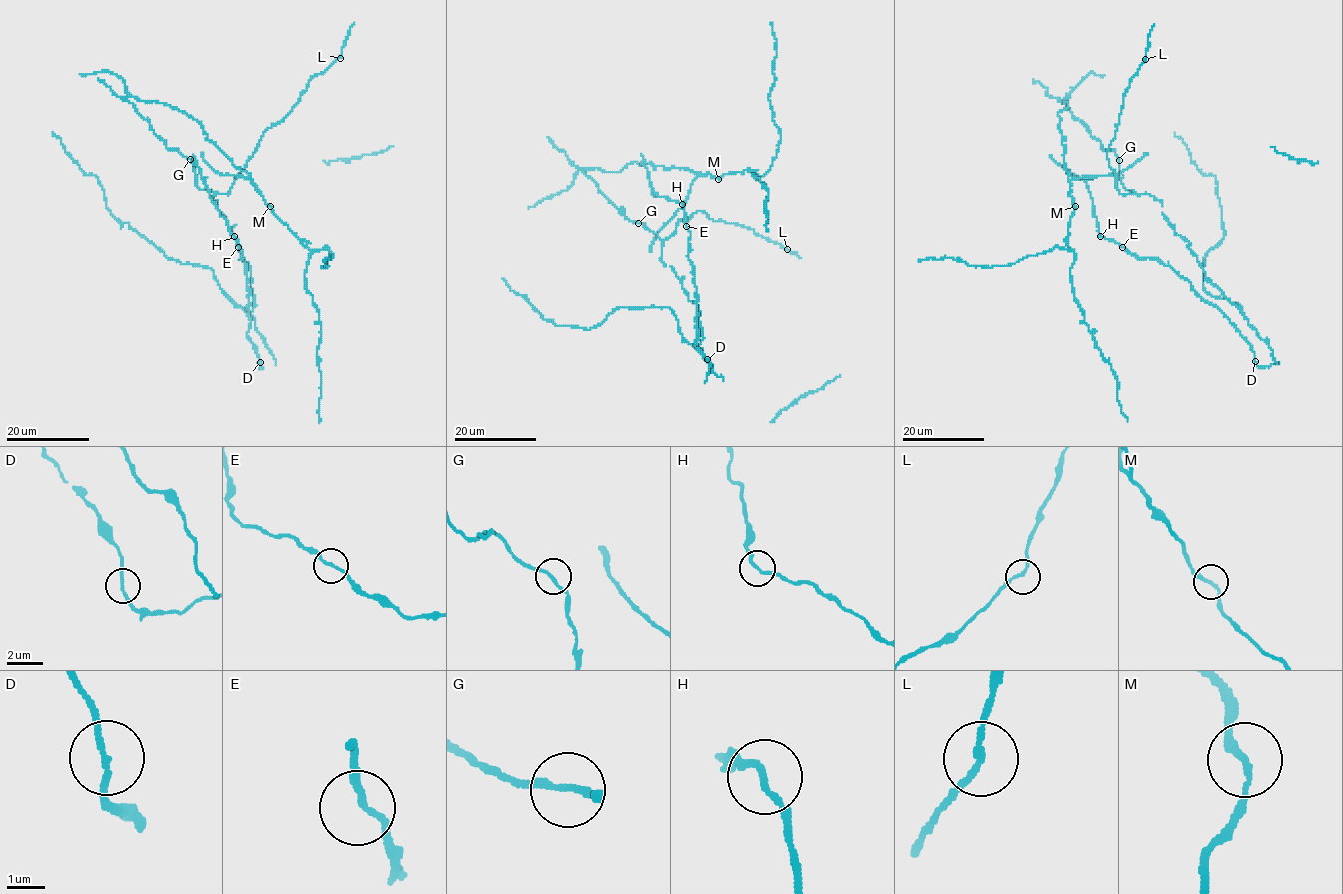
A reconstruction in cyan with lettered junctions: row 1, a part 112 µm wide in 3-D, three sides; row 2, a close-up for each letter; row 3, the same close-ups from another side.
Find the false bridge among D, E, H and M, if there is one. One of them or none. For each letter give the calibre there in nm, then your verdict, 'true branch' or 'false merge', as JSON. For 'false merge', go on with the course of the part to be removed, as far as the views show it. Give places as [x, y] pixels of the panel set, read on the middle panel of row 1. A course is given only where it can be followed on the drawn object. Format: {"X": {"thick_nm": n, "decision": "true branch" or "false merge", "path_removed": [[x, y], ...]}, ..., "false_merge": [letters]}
{"D": {"thick_nm": 150, "decision": "true branch"}, "E": {"thick_nm": 160, "decision": "true branch"}, "H": {"thick_nm": 170, "decision": "true branch"}, "M": {"thick_nm": 160, "decision": "true branch"}, "false_merge": []}

